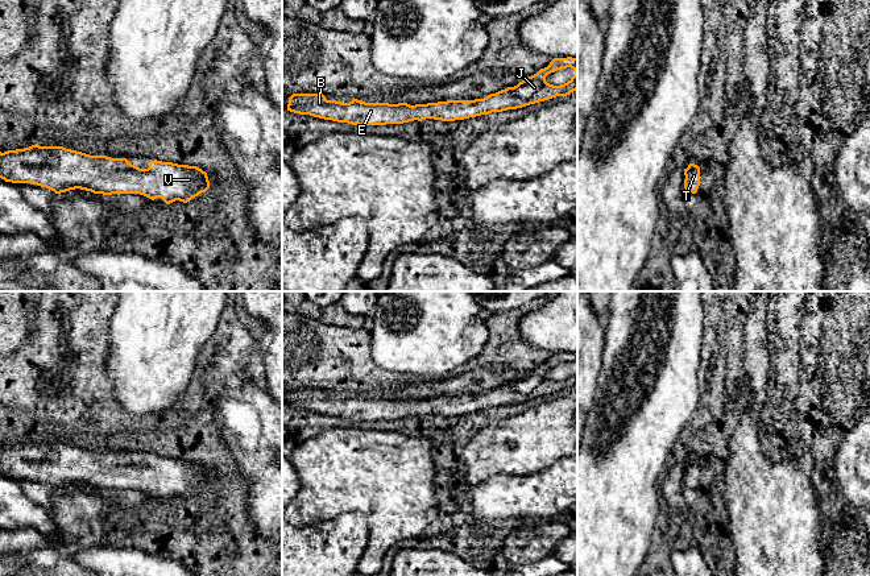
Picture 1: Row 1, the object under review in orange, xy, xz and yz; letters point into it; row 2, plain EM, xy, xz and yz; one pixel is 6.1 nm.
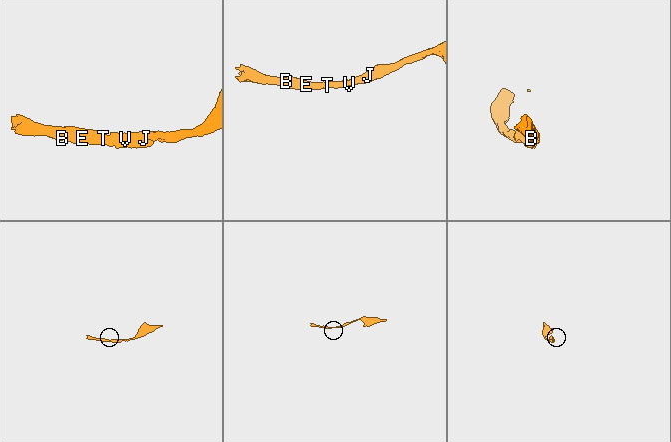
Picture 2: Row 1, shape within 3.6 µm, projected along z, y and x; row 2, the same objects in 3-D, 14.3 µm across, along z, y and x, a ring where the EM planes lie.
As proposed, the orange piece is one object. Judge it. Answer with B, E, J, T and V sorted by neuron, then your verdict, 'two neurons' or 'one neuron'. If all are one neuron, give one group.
B E J T V | one neuron

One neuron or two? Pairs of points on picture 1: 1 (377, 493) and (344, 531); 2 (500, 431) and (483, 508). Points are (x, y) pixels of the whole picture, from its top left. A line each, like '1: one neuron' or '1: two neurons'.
1: two neurons
2: two neurons

